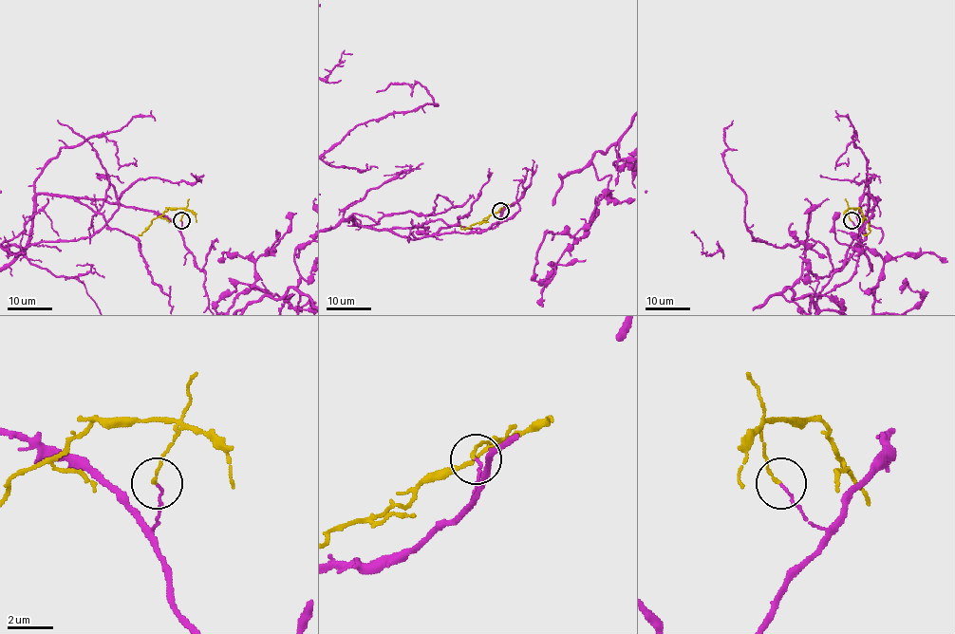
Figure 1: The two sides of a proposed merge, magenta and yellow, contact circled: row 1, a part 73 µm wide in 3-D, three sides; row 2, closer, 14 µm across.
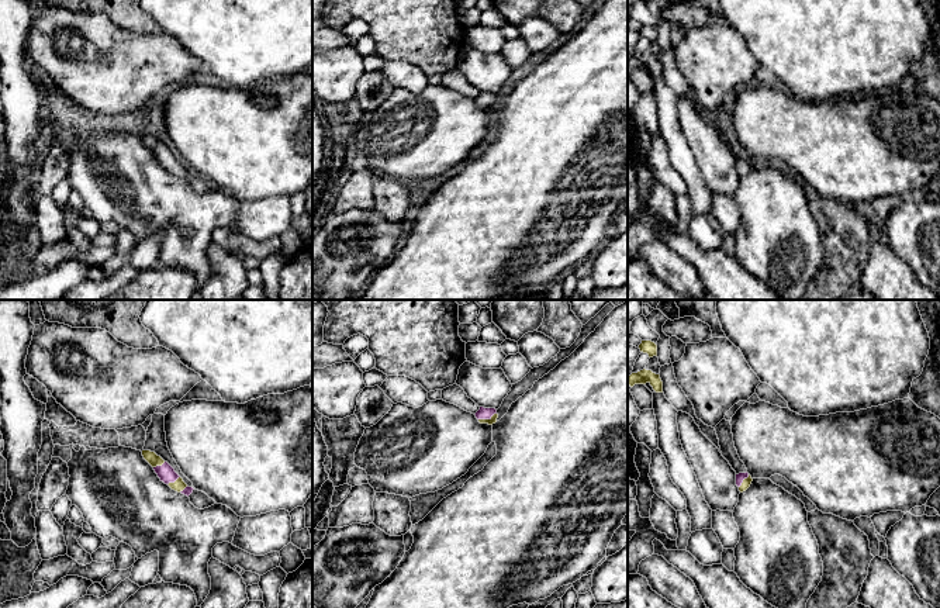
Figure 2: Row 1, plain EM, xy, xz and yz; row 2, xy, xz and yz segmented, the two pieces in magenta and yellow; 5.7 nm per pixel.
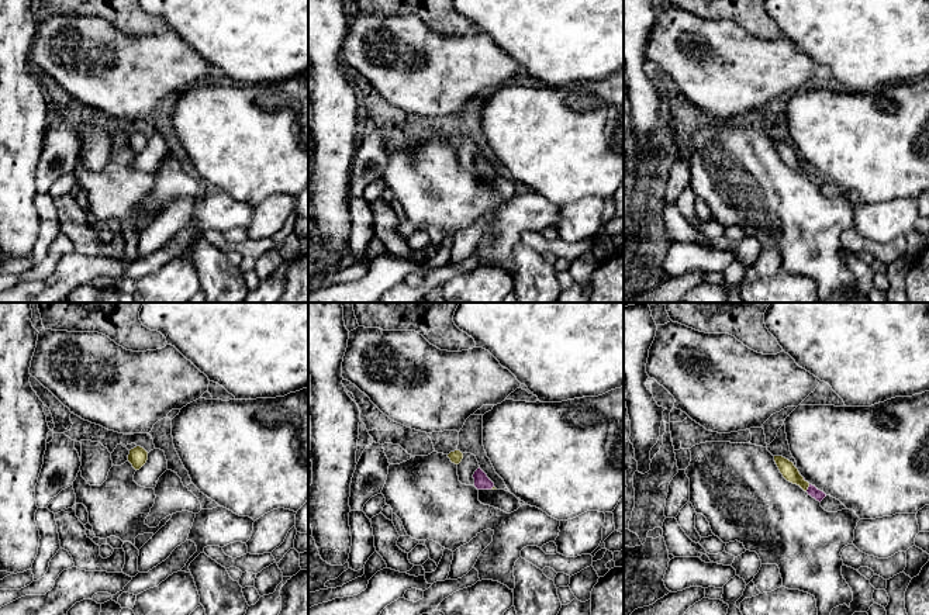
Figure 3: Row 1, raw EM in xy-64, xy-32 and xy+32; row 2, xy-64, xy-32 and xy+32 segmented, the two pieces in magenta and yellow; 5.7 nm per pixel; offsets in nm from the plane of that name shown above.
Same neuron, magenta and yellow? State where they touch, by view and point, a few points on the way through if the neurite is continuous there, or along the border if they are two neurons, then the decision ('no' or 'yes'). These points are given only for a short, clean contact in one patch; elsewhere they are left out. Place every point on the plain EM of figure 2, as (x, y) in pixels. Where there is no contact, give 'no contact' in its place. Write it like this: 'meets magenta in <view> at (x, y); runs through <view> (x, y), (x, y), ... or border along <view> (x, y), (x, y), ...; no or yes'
meets magenta in yz at (742, 166); no

